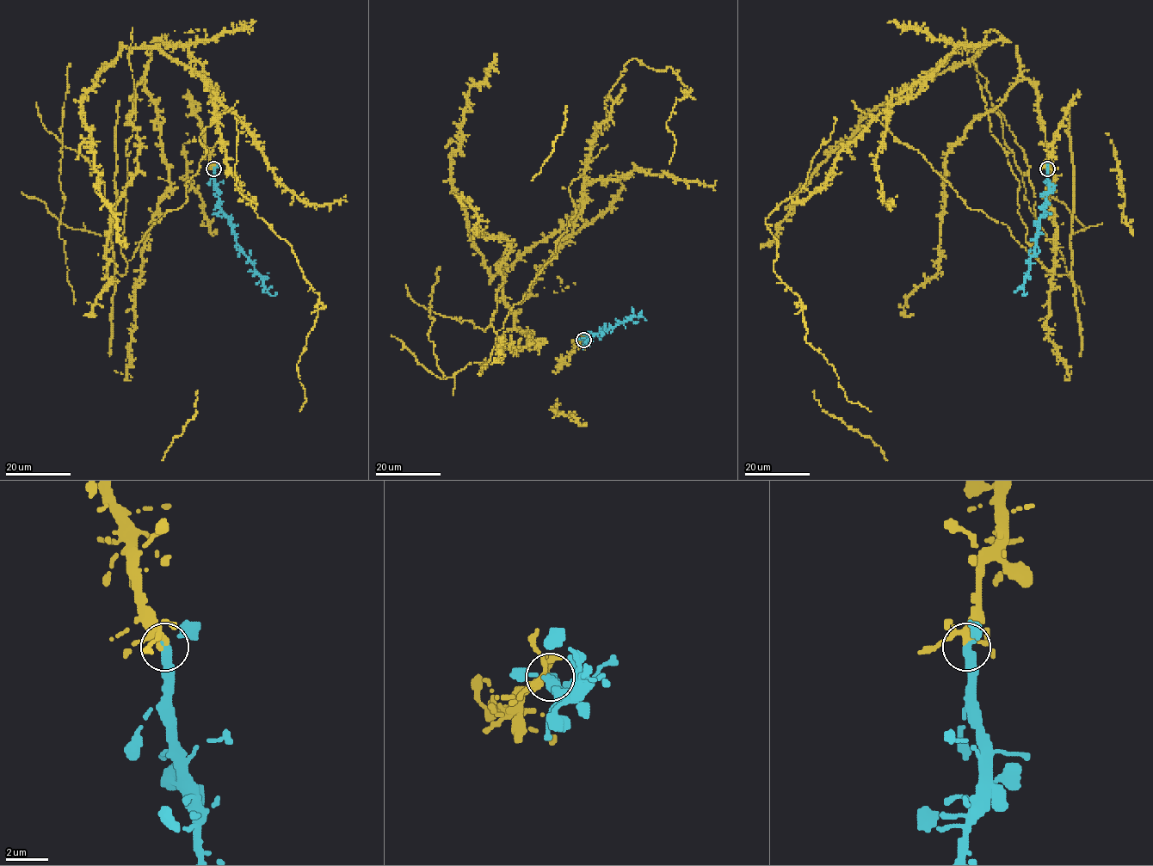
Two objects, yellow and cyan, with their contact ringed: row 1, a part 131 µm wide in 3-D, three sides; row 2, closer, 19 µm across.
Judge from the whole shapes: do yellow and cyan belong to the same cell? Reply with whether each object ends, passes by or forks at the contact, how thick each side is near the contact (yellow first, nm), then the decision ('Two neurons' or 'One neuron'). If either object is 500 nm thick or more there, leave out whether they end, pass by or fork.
At the ring yellow forks. At the ring cyan passes by. Thickness 260 nm (yellow) against 320 nm. One neuron

